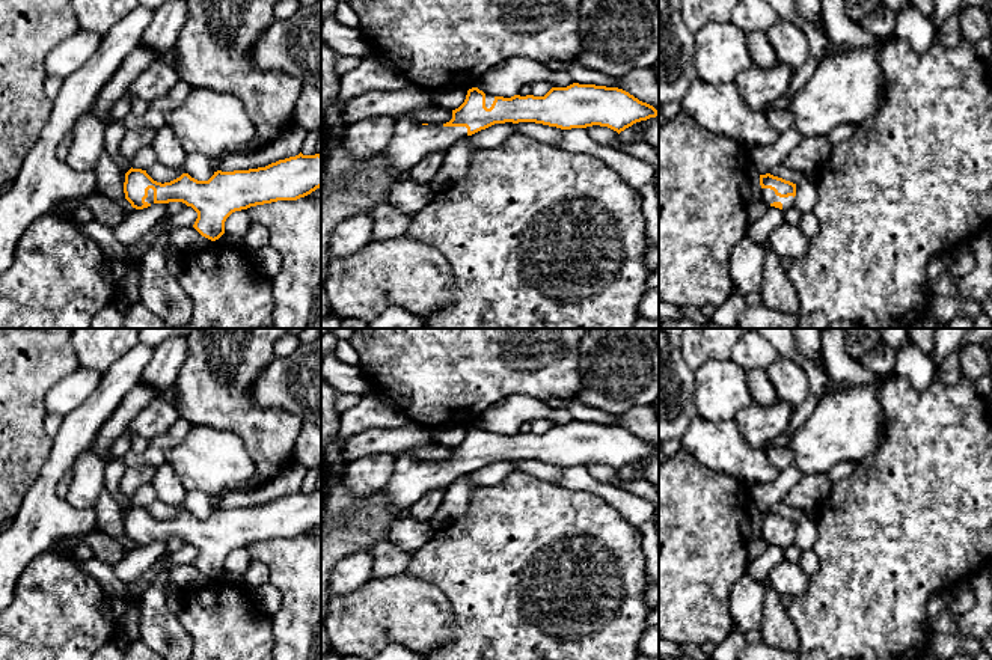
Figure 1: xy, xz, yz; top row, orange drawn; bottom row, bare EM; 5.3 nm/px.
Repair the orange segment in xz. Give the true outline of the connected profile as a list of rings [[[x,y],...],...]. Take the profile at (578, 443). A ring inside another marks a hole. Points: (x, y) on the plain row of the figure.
[[[573,420],[567,425],[552,425],[544,434],[514,432],[511,435],[484,431],[478,425],[467,428],[464,440],[452,448],[452,457],[443,463],[421,461],[410,455],[396,460],[395,470],[389,482],[383,487],[383,494],[389,499],[392,509],[410,509],[424,494],[446,488],[455,479],[472,473],[494,461],[505,460],[535,460],[561,467],[586,466],[592,463],[608,464],[618,472],[636,460],[659,454],[659,449],[618,425]]]

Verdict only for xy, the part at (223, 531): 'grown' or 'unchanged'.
grown

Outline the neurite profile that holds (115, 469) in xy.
[[[112,460],[106,463],[104,470],[104,487],[118,500],[124,511],[131,506],[131,499],[121,491],[121,481],[125,469],[127,466],[122,463],[122,460]]]

